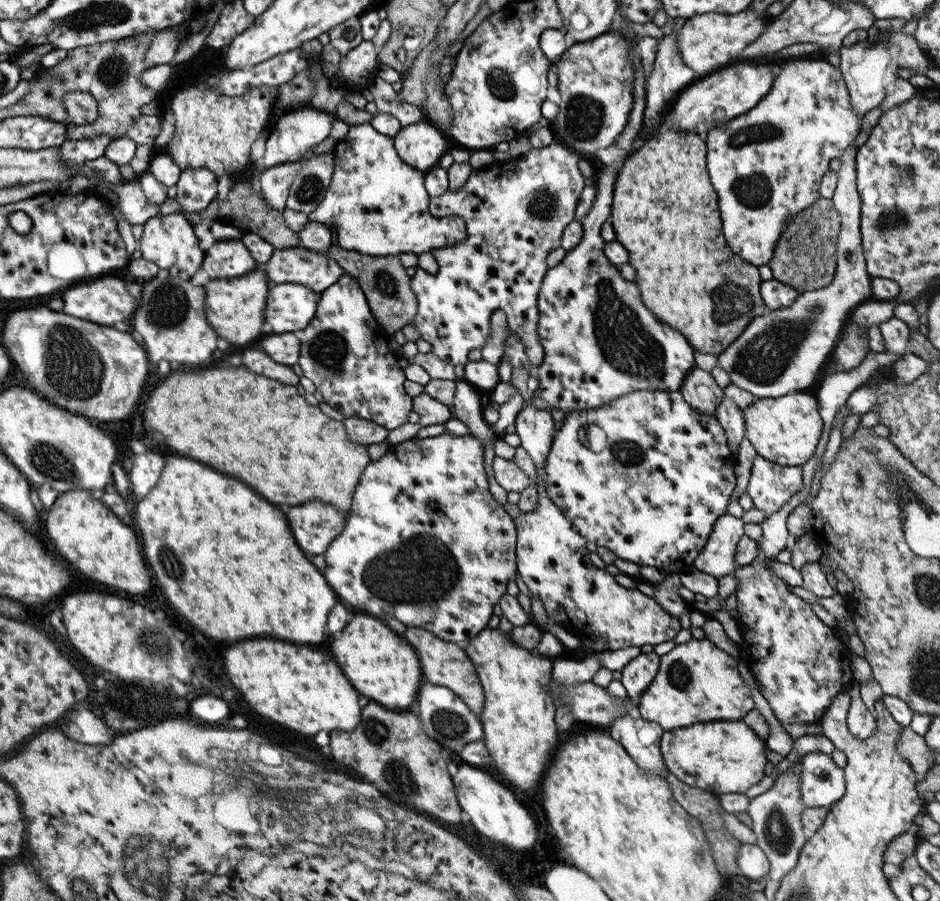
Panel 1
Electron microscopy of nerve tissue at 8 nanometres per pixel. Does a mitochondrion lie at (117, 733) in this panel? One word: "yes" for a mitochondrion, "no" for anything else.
no

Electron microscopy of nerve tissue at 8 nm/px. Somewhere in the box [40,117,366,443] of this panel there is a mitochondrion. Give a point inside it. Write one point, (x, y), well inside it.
(78, 364)

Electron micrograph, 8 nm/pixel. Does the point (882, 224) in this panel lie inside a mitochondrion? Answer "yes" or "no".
yes

